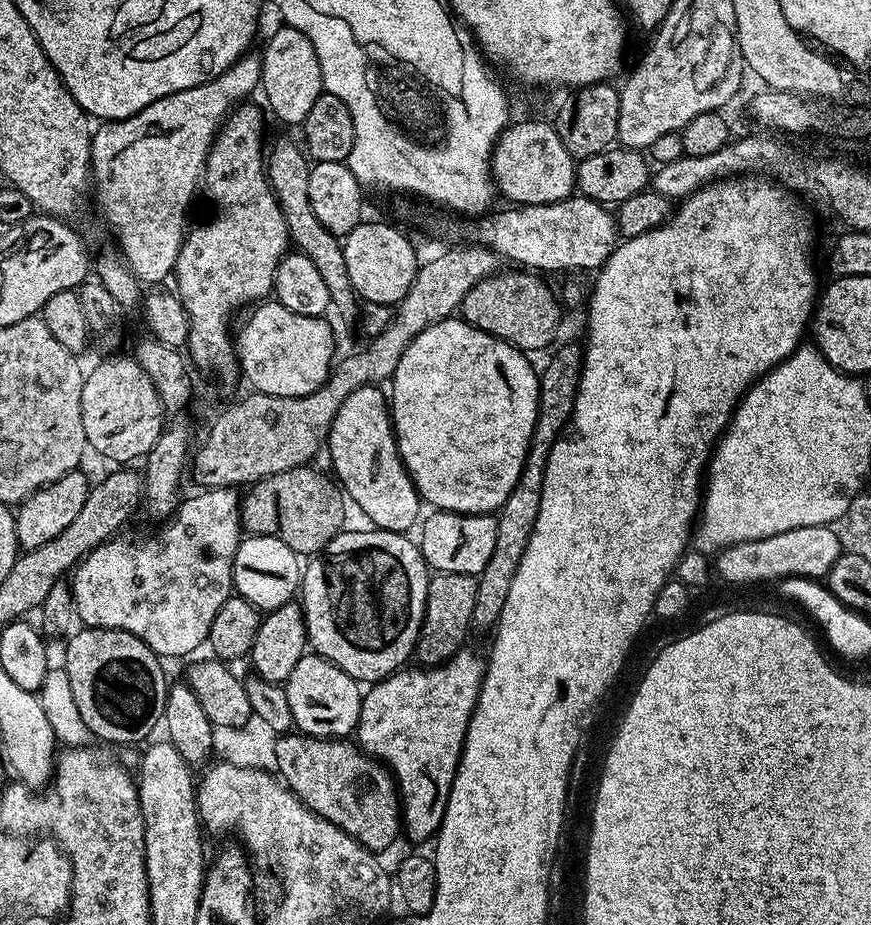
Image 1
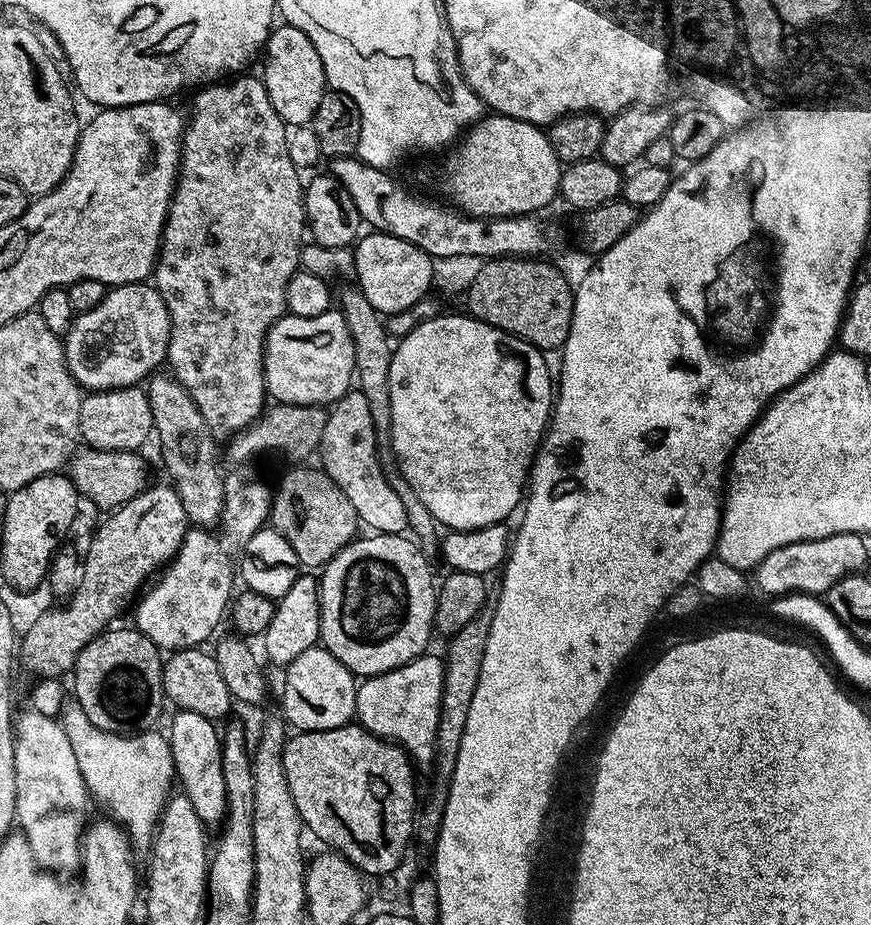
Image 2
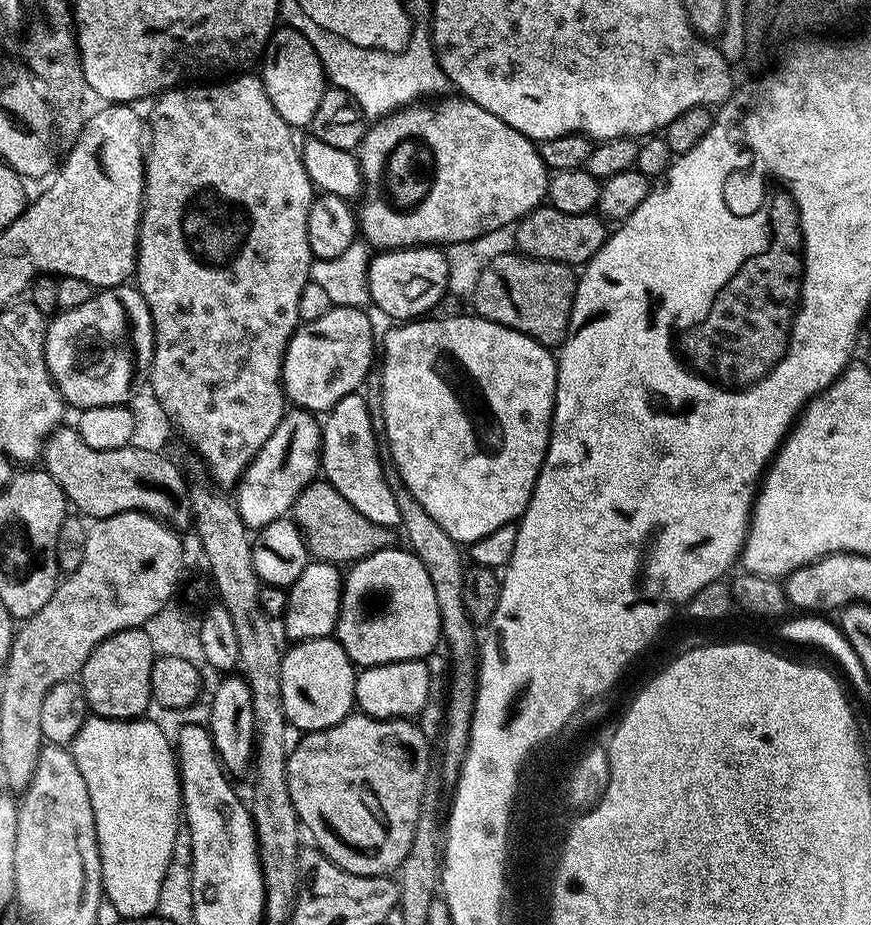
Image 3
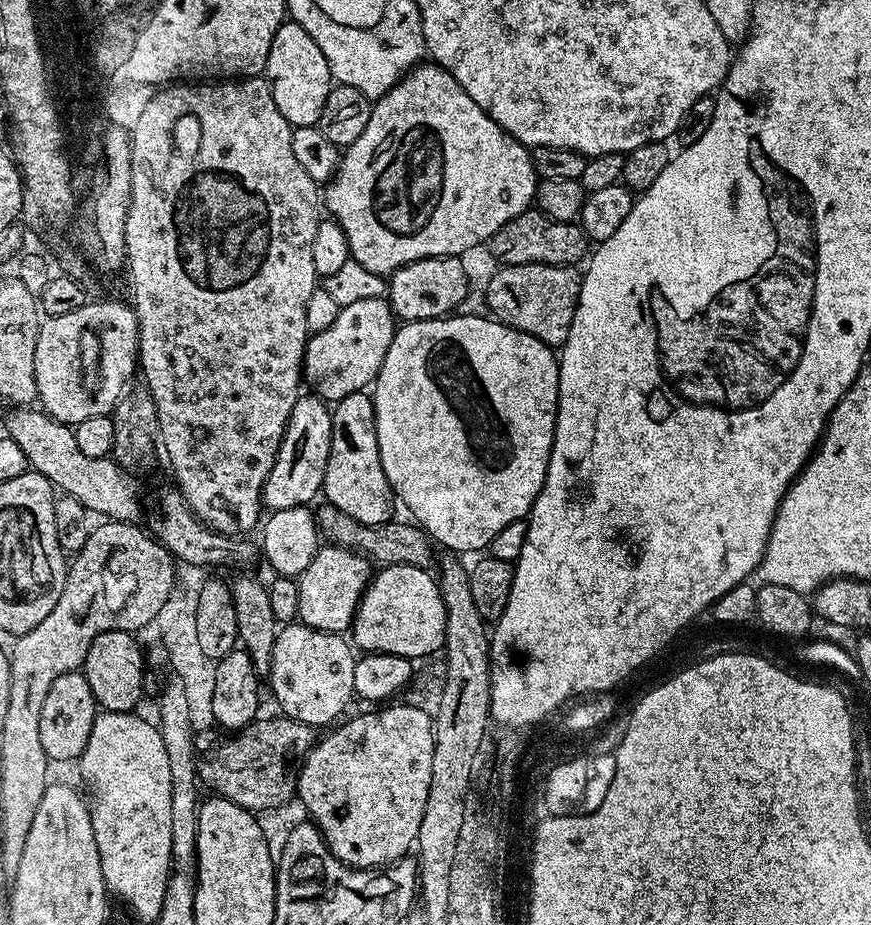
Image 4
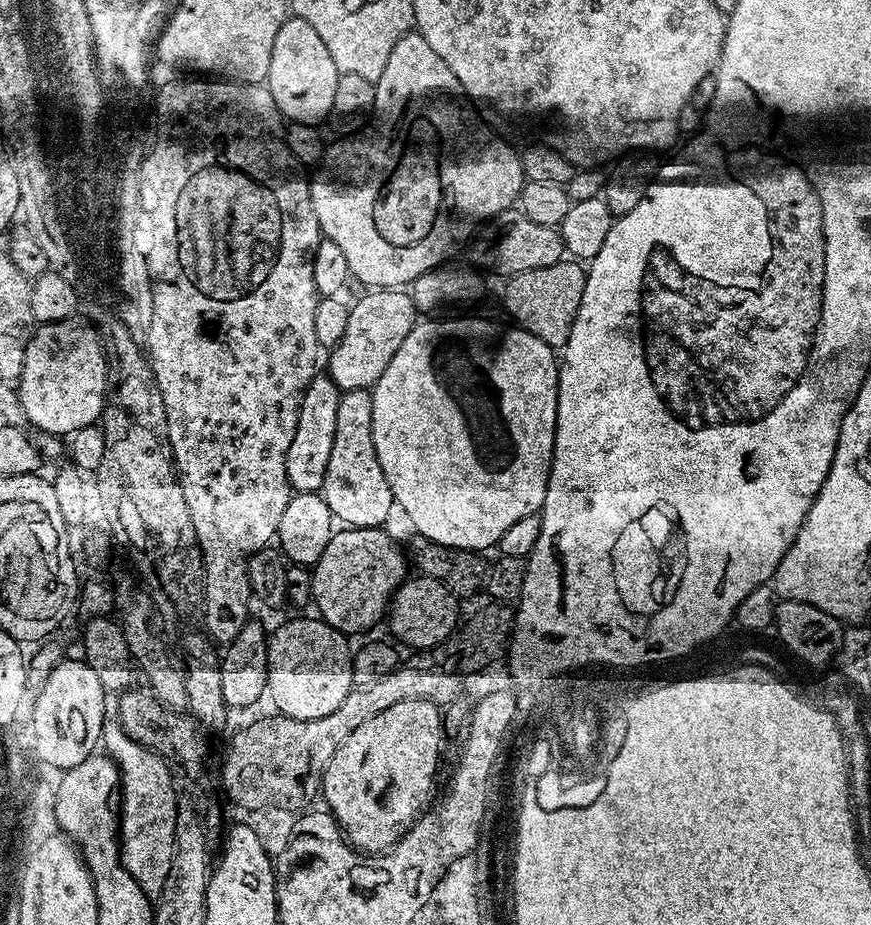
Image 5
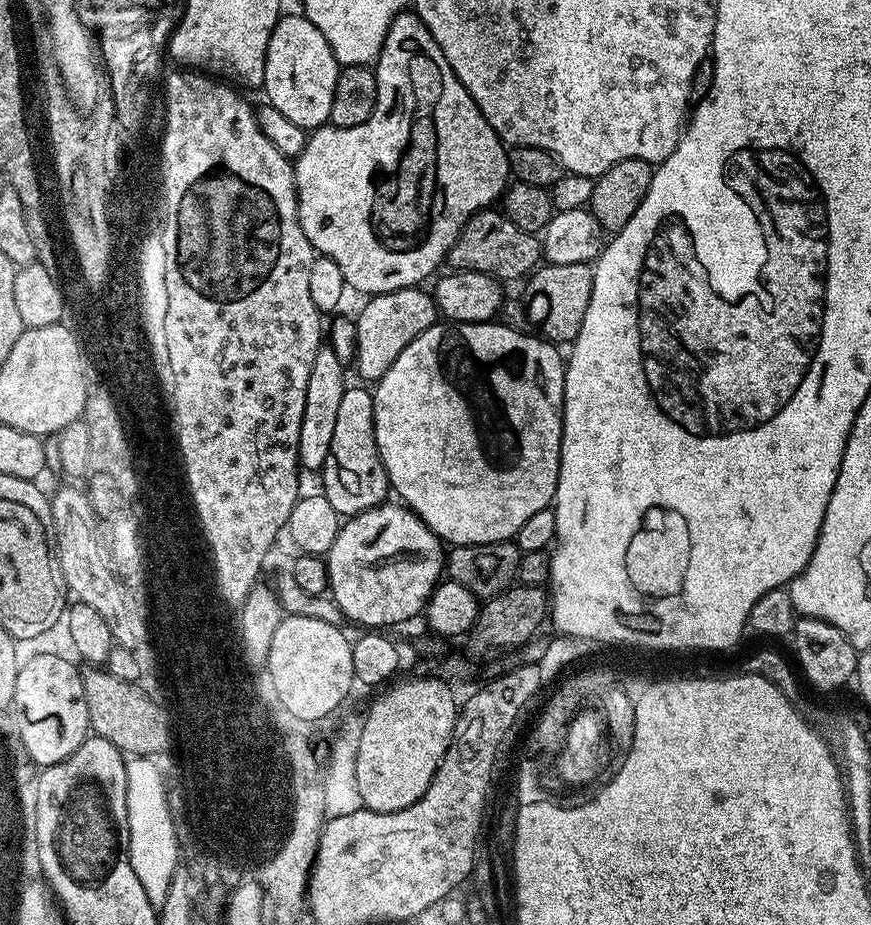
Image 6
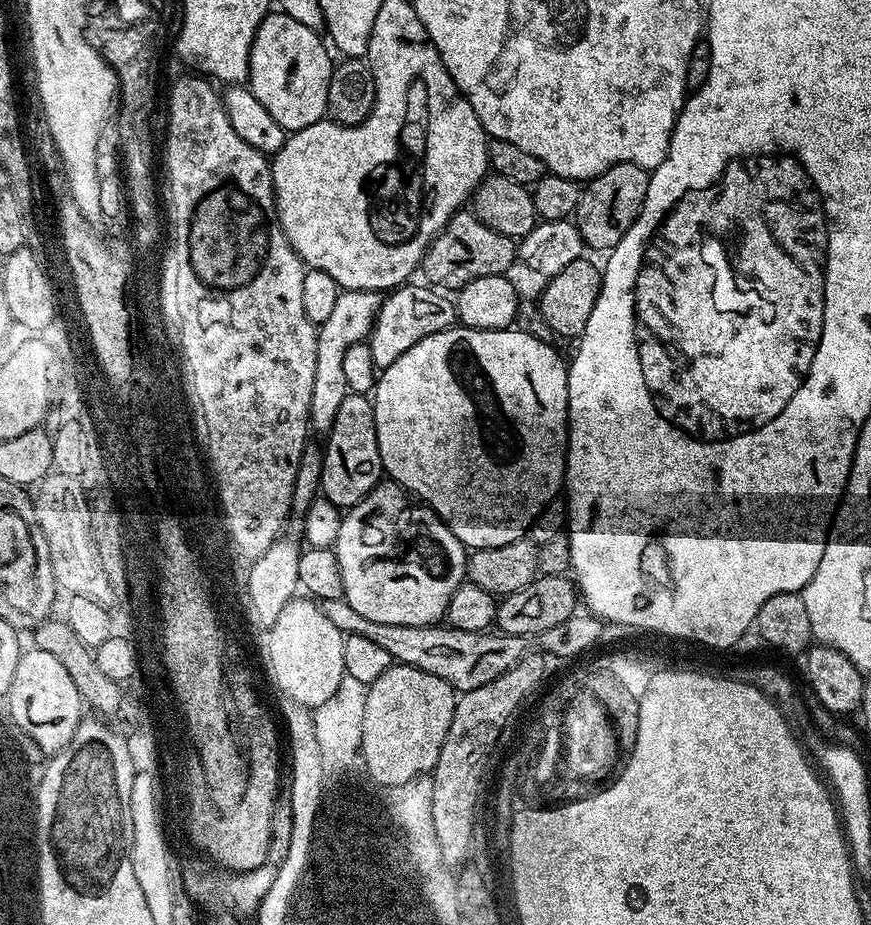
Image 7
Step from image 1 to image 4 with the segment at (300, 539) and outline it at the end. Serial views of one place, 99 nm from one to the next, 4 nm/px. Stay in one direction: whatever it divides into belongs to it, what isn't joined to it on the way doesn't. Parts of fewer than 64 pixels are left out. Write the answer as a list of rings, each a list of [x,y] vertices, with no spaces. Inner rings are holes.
[[[324,502],[321,508],[315,509],[316,526],[320,529],[320,535],[329,545],[339,546],[341,548],[350,548],[354,552],[359,552],[361,556],[377,560],[377,565],[387,566],[389,564],[409,564],[410,566],[418,566],[419,568],[431,569],[434,564],[434,556],[432,560],[433,541],[427,532],[415,523],[396,524],[397,522],[389,522],[387,524],[363,524],[354,518],[350,518],[350,514],[342,514],[342,510],[338,510],[334,505]]]

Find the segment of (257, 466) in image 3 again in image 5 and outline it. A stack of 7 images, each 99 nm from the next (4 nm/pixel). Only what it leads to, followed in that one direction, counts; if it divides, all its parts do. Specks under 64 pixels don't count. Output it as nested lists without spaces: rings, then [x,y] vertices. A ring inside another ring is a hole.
[[[317,374],[306,386],[302,406],[298,410],[298,426],[294,442],[286,454],[286,474],[293,493],[320,492],[324,487],[330,450],[334,450],[334,426],[338,426],[338,402],[341,388],[326,374]]]

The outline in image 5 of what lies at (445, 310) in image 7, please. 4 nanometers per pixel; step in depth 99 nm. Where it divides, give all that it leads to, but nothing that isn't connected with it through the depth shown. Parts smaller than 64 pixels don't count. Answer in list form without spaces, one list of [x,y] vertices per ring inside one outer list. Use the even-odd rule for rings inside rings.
[[[368,290],[365,293],[361,300],[359,297],[349,307],[346,334],[342,334],[342,338],[336,343],[336,347],[327,353],[328,368],[326,368],[326,375],[341,390],[346,392],[355,388],[371,389],[376,380],[382,378],[382,370],[386,370],[386,366],[390,366],[390,358],[394,358],[394,354],[398,354],[398,346],[402,346],[402,342],[406,342],[406,334],[410,334],[410,330],[418,322],[416,304],[407,291]]]

